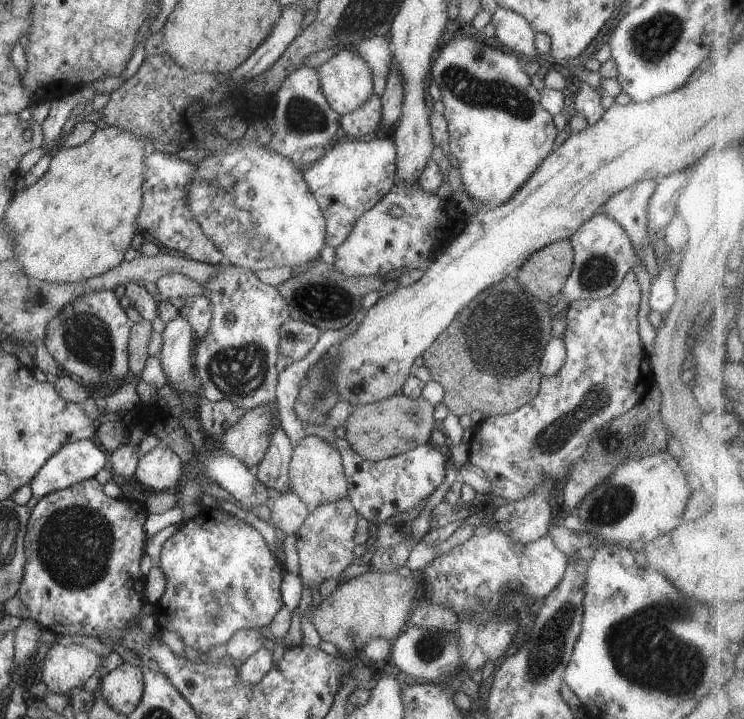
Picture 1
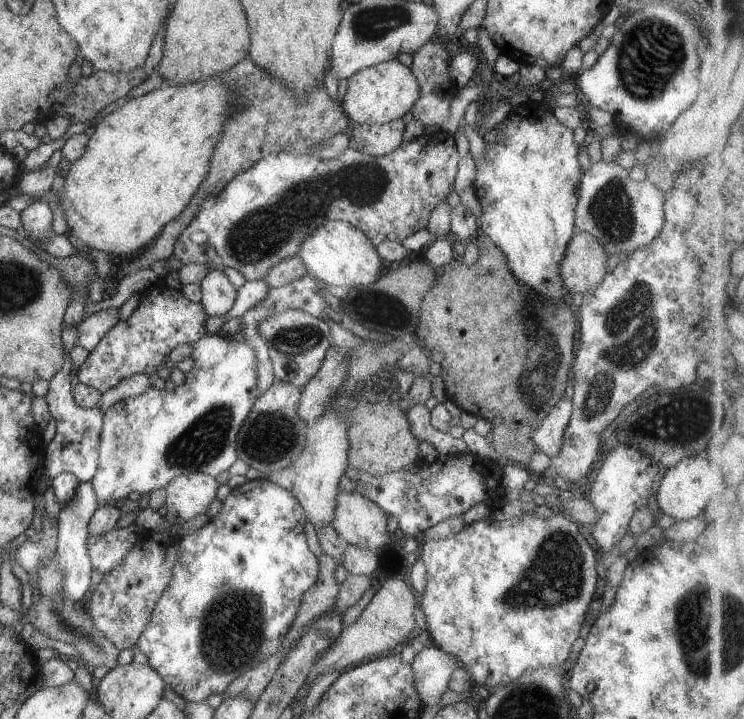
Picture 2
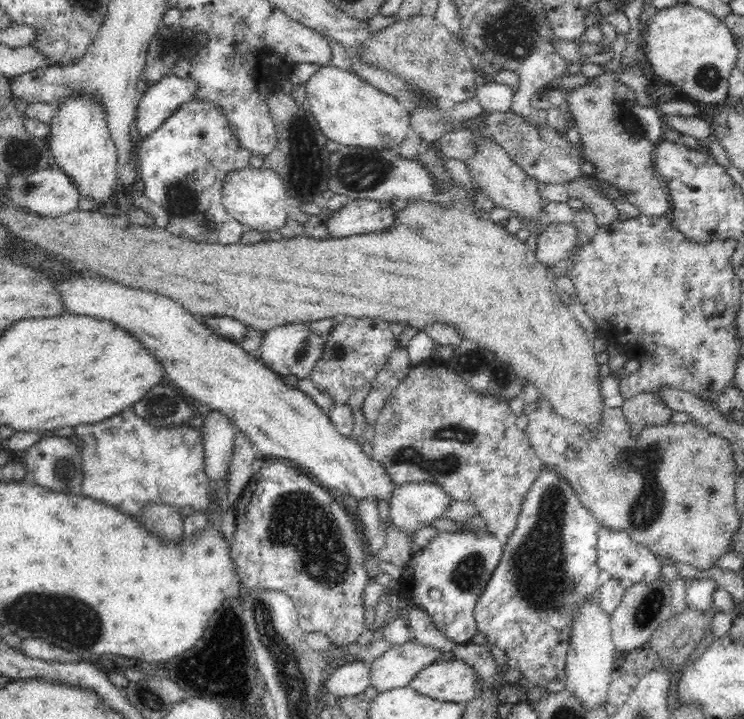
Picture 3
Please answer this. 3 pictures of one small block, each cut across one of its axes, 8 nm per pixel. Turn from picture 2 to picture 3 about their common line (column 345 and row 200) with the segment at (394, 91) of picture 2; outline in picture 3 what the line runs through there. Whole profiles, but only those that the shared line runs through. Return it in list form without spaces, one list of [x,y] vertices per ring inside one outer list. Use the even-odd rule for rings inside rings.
[[[92,95],[68,96],[55,108],[55,116],[51,120],[51,136],[46,143],[51,151],[51,156],[56,158],[55,165],[60,167],[72,182],[78,187],[80,196],[90,196],[98,204],[98,207],[114,202],[115,194],[119,192],[117,158],[118,153],[110,131],[106,126],[107,115],[104,106]]]

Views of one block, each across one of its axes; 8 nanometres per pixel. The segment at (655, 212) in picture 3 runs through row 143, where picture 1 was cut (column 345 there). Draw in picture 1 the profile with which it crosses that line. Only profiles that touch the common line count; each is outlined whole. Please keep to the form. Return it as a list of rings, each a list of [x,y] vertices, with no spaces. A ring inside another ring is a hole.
[[[377,570],[352,580],[340,580],[330,596],[321,596],[320,606],[310,612],[310,622],[322,641],[334,644],[343,654],[350,654],[356,659],[369,639],[384,638],[392,642],[408,627],[417,590],[408,584],[410,580],[411,576],[405,578],[397,572],[383,574]]]

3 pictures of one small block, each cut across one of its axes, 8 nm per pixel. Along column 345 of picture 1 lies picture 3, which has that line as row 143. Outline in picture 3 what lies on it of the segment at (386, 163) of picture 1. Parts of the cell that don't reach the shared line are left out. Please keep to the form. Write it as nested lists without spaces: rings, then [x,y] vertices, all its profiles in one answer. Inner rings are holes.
[[[193,101],[180,106],[172,117],[164,120],[164,124],[160,124],[160,128],[152,133],[136,148],[135,154],[145,195],[158,204],[169,217],[177,218],[176,224],[170,225],[167,231],[174,236],[190,238],[196,242],[238,243],[246,228],[228,215],[221,201],[221,188],[223,178],[230,171],[239,171],[249,166],[252,155],[235,138],[234,131],[230,128],[223,111],[210,102]]]

